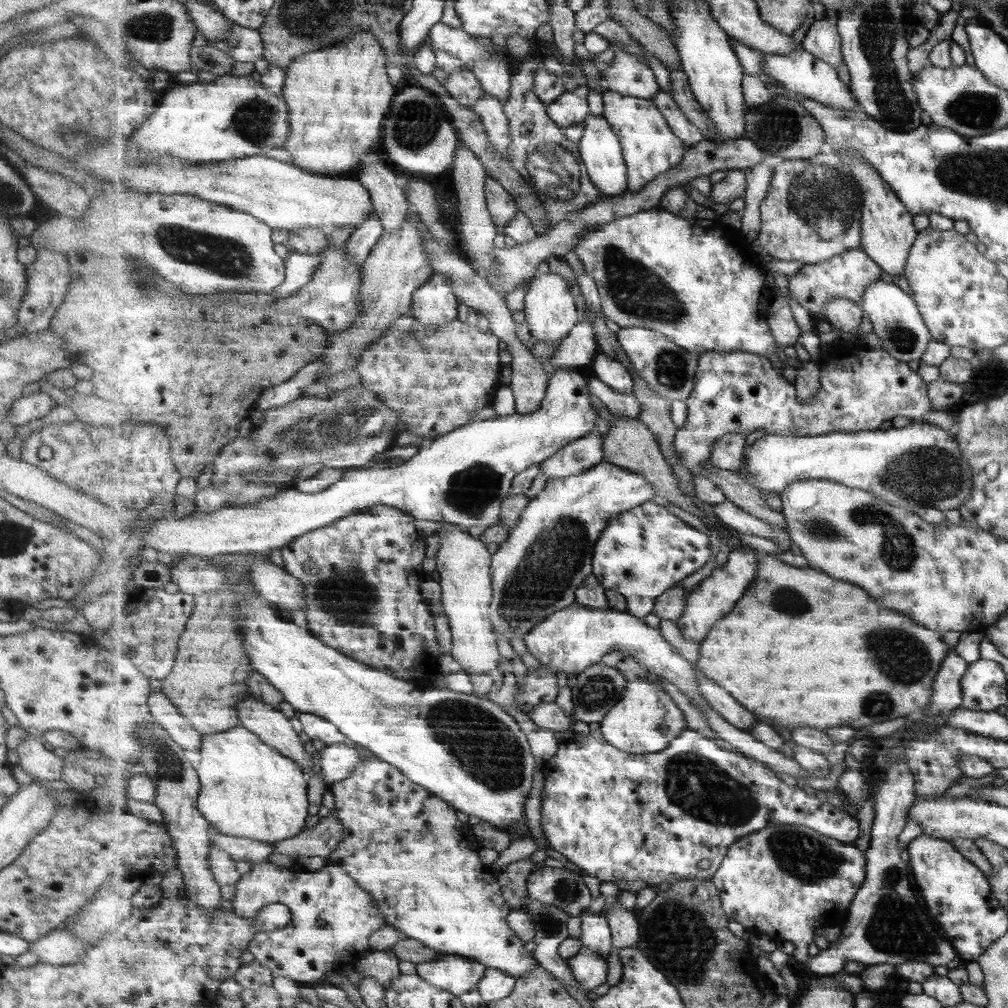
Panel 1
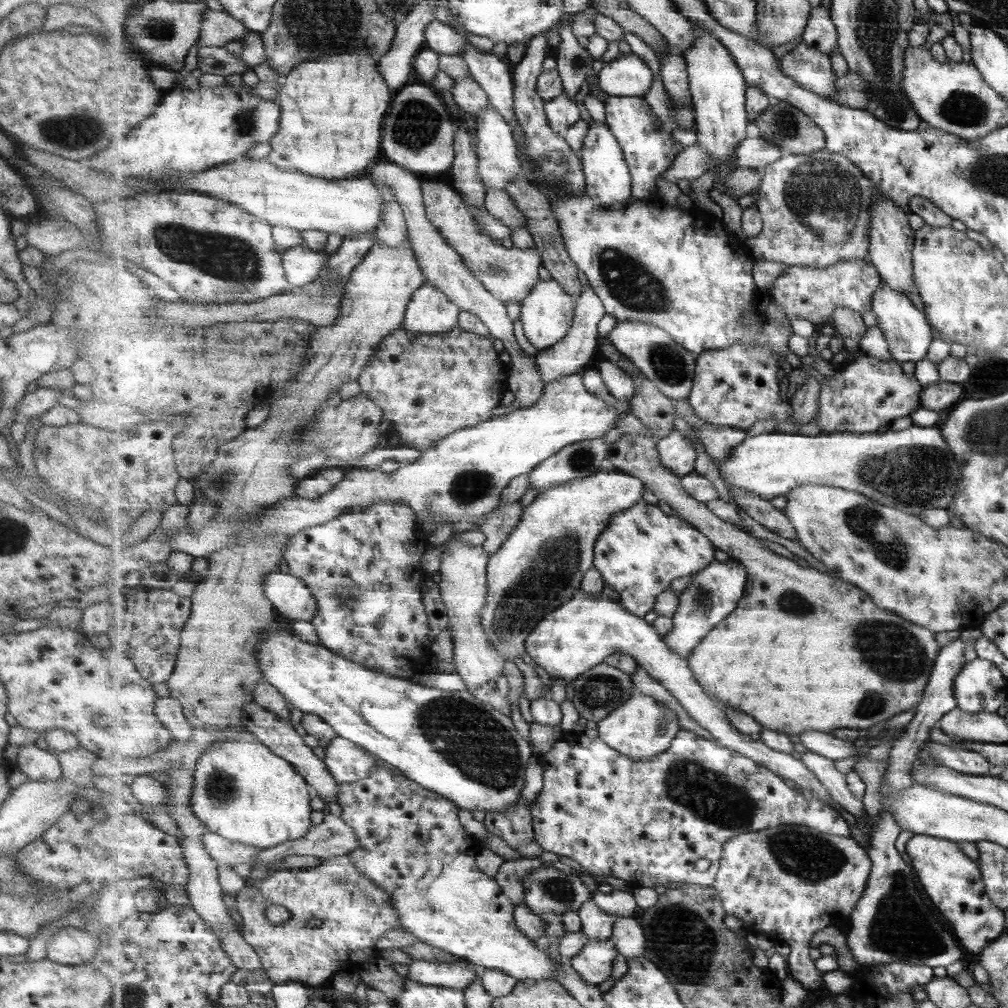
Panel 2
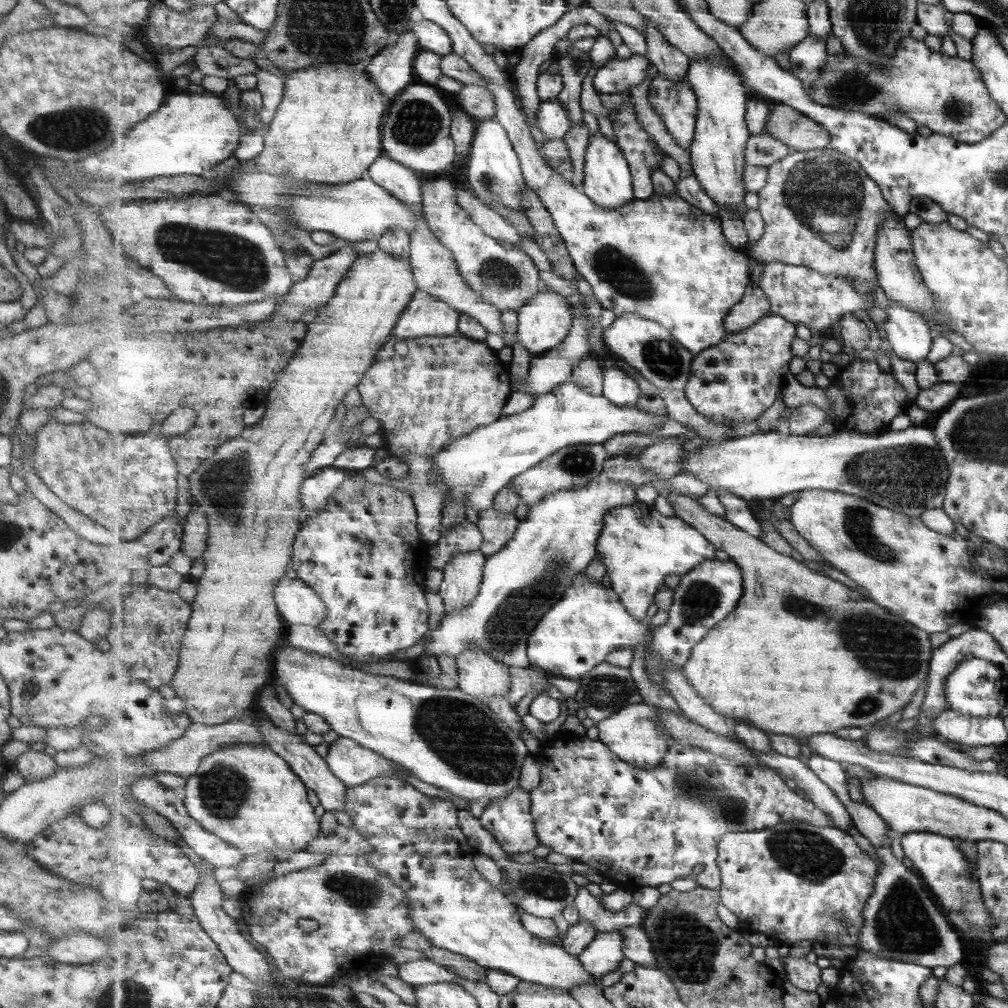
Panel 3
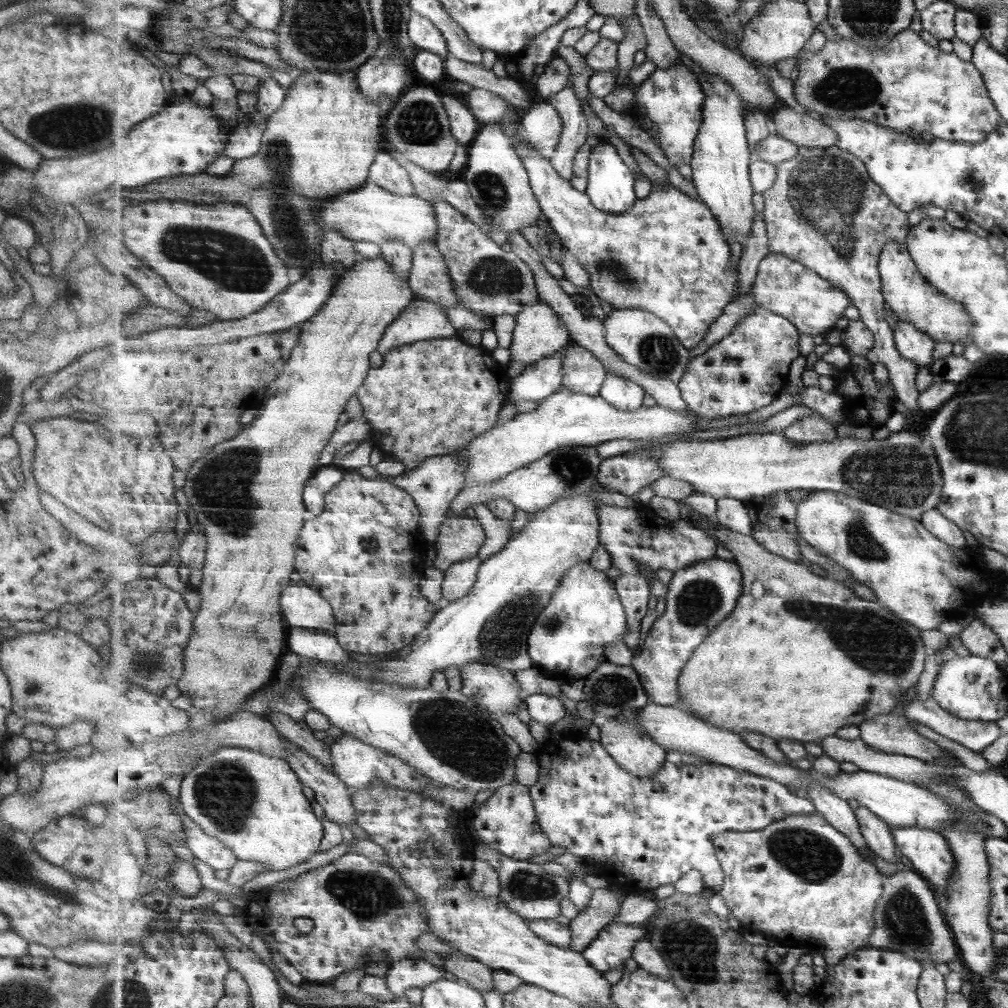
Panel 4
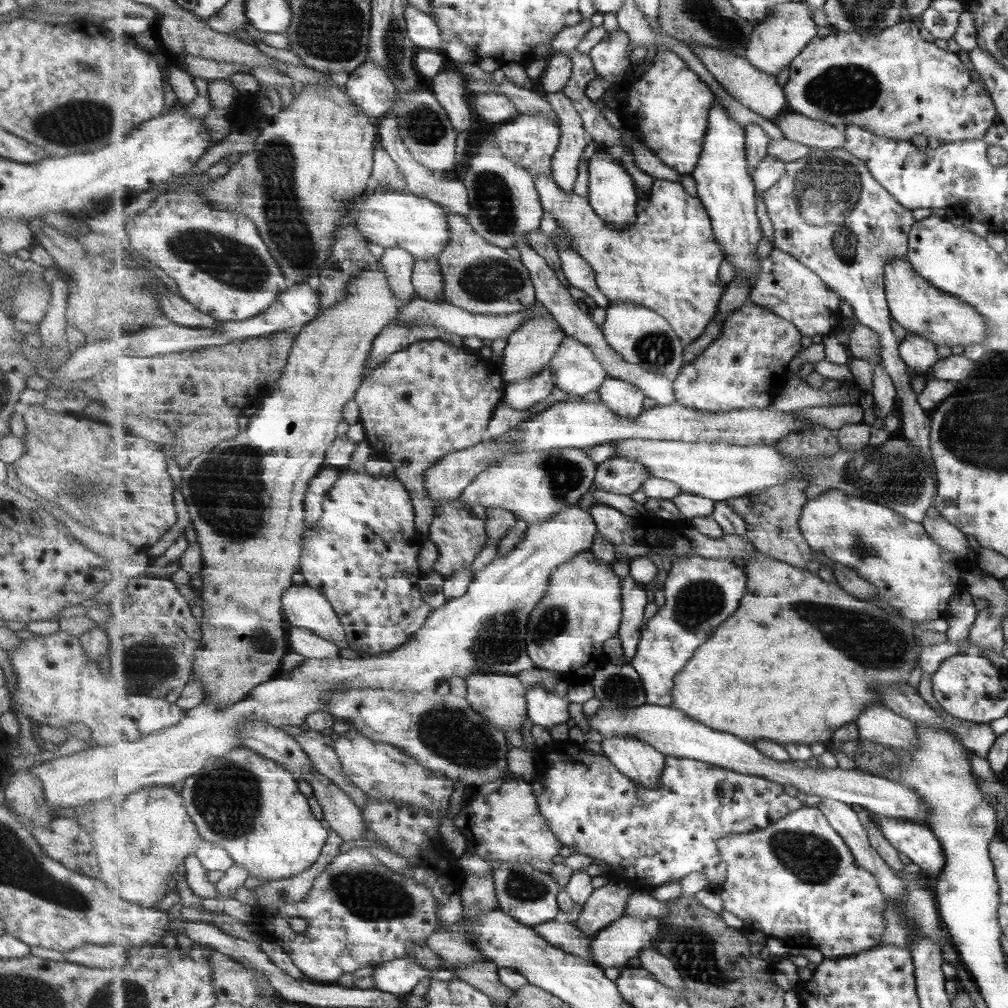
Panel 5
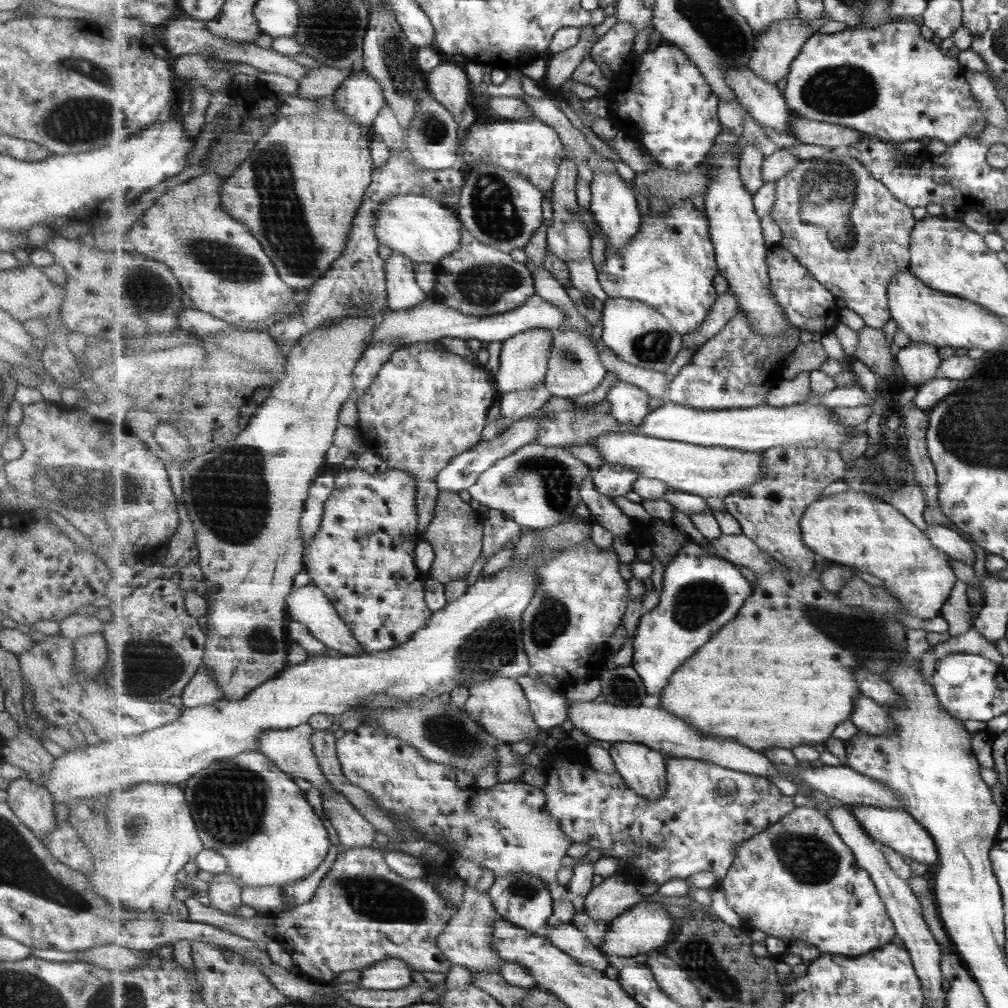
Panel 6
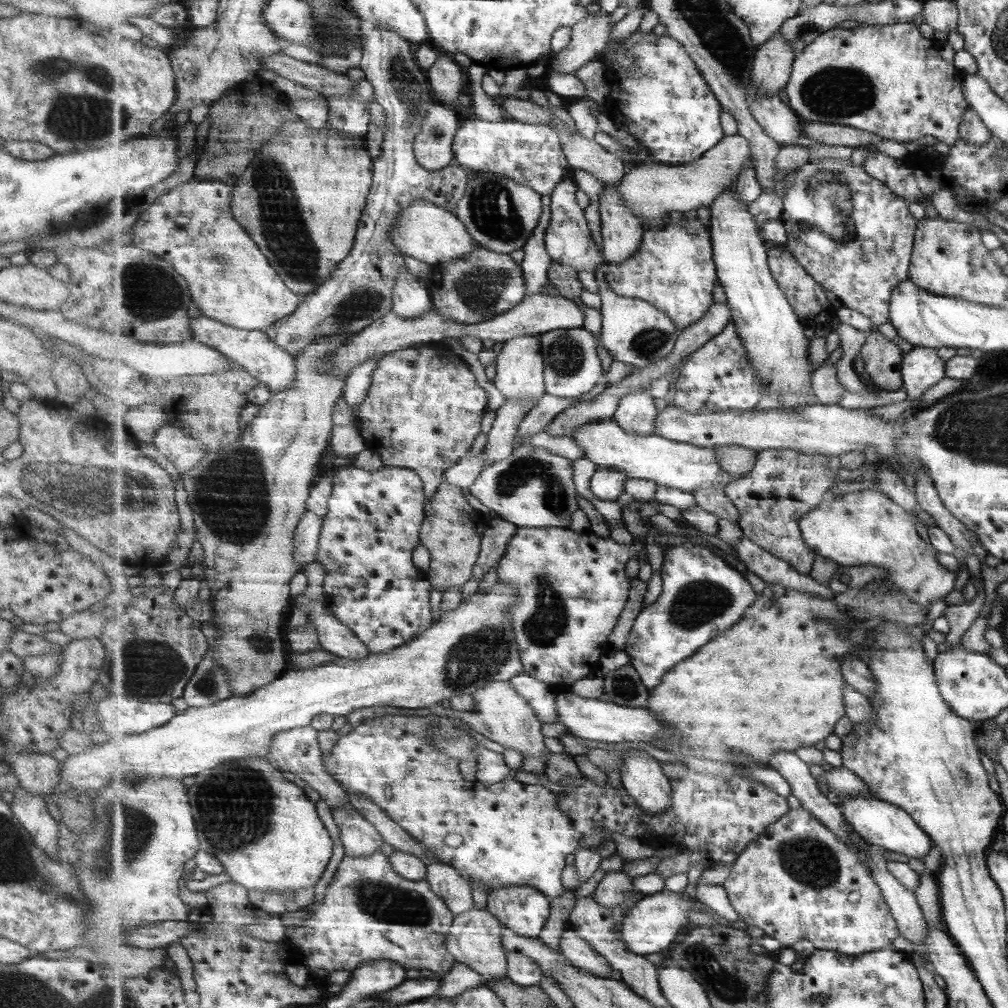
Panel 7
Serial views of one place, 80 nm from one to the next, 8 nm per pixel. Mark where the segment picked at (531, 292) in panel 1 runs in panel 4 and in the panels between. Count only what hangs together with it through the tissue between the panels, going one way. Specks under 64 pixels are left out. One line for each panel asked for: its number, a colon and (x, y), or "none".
2: (547, 315)
3: (545, 322)
4: (539, 333)

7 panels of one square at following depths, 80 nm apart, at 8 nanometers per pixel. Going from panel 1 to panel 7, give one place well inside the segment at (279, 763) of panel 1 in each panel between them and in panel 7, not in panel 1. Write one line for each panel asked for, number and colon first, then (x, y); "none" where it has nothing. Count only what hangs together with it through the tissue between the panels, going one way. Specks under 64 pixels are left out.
2: (245, 792)
3: (248, 795)
4: (254, 803)
5: (248, 804)
6: (248, 809)
7: (263, 828)

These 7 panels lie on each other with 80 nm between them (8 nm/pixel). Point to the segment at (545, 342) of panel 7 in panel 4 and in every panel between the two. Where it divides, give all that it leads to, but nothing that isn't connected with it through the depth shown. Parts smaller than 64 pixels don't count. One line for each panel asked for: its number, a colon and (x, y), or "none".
4: (584, 373)
5: (576, 370)
6: (575, 367)

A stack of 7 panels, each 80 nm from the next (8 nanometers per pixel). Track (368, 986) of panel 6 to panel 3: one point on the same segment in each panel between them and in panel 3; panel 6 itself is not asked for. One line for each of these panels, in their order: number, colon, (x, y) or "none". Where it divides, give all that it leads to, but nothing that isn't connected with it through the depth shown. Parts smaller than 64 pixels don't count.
3: (422, 972)
4: (407, 974)
5: (401, 976)

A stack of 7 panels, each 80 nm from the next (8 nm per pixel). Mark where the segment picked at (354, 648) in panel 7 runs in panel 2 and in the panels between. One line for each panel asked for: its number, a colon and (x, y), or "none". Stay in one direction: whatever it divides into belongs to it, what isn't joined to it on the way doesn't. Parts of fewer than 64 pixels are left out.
2: (293, 599)
3: (298, 603)
4: (304, 607)
5: (305, 606)
6: (310, 605)

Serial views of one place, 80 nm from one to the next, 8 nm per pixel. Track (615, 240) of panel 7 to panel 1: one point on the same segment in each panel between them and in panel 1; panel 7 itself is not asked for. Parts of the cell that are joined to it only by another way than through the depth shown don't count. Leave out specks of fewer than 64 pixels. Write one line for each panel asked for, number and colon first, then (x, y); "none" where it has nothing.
1: (602, 153)
2: (608, 176)
3: (608, 176)
4: (612, 188)
5: (612, 195)
6: (613, 204)

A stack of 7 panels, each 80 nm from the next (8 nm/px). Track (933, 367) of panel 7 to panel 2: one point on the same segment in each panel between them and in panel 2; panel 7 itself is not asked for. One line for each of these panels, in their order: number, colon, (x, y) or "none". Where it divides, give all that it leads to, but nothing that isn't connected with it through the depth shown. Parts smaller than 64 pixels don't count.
2: (908, 333)
3: (908, 333)
4: (915, 345)
5: (918, 353)
6: (919, 361)

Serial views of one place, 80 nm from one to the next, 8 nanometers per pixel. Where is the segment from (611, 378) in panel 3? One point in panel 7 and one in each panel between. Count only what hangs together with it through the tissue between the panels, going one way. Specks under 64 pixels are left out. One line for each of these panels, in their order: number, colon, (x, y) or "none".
4: (622, 393)
5: (625, 399)
6: (630, 404)
7: (637, 413)

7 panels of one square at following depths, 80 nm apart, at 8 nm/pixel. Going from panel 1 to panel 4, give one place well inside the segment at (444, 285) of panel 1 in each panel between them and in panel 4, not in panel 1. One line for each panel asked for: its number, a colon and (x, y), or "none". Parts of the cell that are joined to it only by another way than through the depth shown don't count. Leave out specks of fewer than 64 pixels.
2: (430, 312)
3: (426, 316)
4: (424, 320)

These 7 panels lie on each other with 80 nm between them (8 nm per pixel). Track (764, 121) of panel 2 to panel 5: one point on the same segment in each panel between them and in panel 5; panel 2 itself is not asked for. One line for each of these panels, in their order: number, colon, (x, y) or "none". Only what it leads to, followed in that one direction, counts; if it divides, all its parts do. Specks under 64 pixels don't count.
3: (801, 133)
4: (799, 127)
5: (815, 133)

